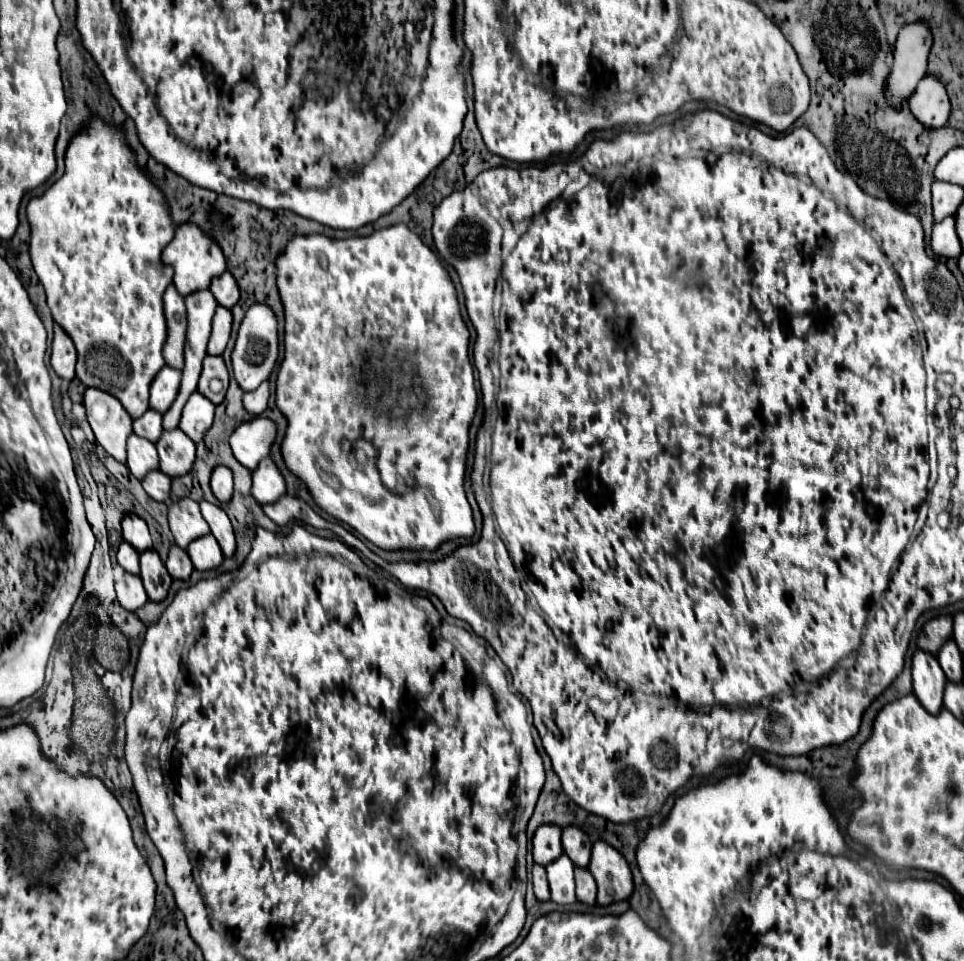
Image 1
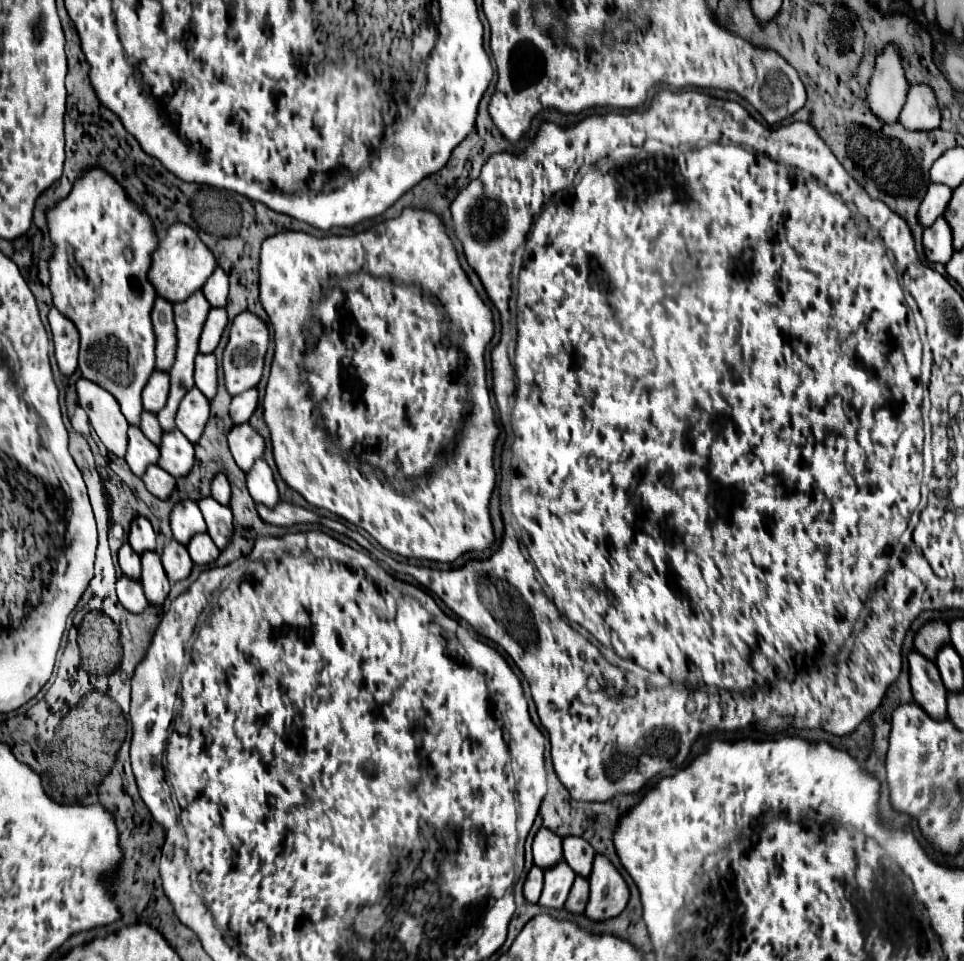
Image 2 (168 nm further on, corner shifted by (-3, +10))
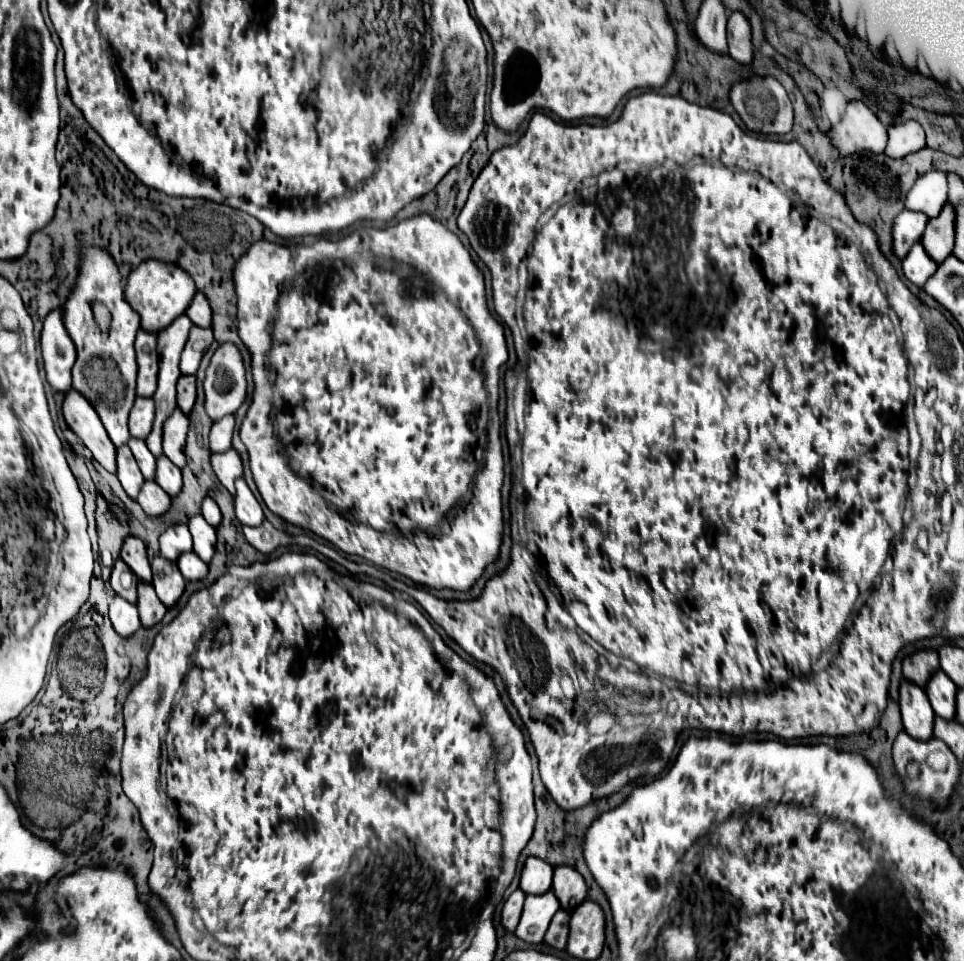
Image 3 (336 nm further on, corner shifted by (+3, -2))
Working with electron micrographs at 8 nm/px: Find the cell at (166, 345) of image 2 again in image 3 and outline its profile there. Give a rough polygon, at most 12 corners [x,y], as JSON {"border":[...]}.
{"border":[[158,333],[136,337],[138,395],[152,397],[158,381]]}

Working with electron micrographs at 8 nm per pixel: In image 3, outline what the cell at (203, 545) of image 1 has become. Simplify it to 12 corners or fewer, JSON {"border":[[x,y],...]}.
{"border":[[194,551],[176,563],[186,581],[208,575],[208,565]]}

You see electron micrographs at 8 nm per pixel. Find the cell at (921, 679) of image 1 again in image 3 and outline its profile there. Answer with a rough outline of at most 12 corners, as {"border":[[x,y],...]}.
{"border":[[900,685],[904,731],[928,741],[934,731],[934,709],[922,687]]}

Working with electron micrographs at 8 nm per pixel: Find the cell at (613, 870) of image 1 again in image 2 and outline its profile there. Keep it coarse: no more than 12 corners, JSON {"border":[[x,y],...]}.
{"border":[[596,855],[586,917],[606,921],[622,913],[628,885]]}

